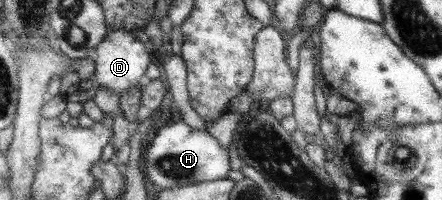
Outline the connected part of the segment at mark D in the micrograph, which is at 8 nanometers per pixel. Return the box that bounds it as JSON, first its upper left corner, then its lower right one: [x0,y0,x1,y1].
[93,28,150,95]

